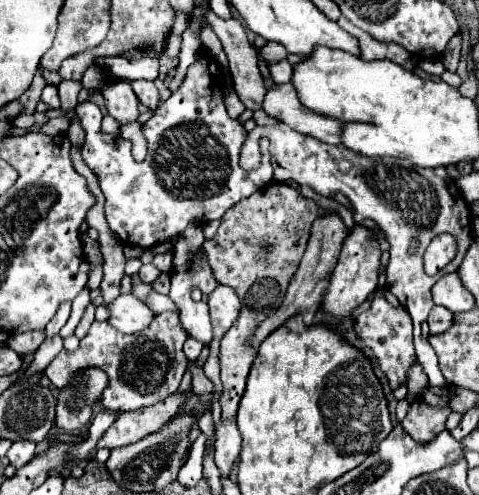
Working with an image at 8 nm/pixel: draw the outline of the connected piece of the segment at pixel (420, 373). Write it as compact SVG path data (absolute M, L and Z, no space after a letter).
M415 362L413 368L409 368L409 384L407 384L411 394L421 394L427 388L427 374L419 362Z

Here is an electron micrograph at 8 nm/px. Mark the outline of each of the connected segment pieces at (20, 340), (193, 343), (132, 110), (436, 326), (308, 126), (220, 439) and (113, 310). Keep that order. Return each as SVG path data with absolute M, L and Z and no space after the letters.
M25 332L25 334L11 336L11 338L7 340L7 344L23 358L23 356L27 356L27 354L33 354L33 352L41 346L43 338L45 338L43 332Z
M187 338L187 342L185 342L185 346L183 346L183 352L185 352L185 356L191 360L191 362L195 362L197 358L199 358L199 354L201 354L201 348L203 348L203 344L199 342L199 340L195 340L195 338Z
M109 78L103 86L103 98L107 112L119 122L135 122L139 116L139 102L133 94L133 88L125 78Z
M433 306L427 324L429 324L429 334L441 334L453 324L453 314L443 306Z
M291 82L273 84L265 94L263 110L277 122L283 122L283 124L291 126L293 130L297 130L299 134L313 136L325 144L341 142L343 124L305 108L297 100L297 94L295 94L295 88Z
M235 420L219 422L215 434L215 464L221 472L221 478L227 478L241 454L241 434L235 426Z
M119 294L113 302L107 304L109 324L123 334L135 334L149 326L153 312L133 294Z

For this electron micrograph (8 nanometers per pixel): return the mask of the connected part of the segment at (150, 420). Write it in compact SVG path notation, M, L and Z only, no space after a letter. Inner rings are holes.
M175 392L163 402L157 402L155 406L139 408L133 412L121 412L113 426L97 442L97 448L121 448L159 430L169 418L173 418L179 412L185 398L187 392Z

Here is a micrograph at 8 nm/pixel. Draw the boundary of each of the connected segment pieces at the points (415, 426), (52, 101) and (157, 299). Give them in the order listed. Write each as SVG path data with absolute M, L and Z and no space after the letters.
M415 398L409 404L409 412L403 418L401 426L417 442L429 442L441 430L445 430L445 420L451 414L449 406L431 406L421 398Z
M47 84L47 86L43 88L43 92L41 92L41 100L43 100L49 108L59 110L59 96L57 96L57 88L55 88L53 84Z
M155 290L149 292L145 304L147 304L155 314L157 314L157 312L163 312L163 310L177 310L177 306L173 304L173 300L171 300L169 296L163 296L163 294L155 292Z

